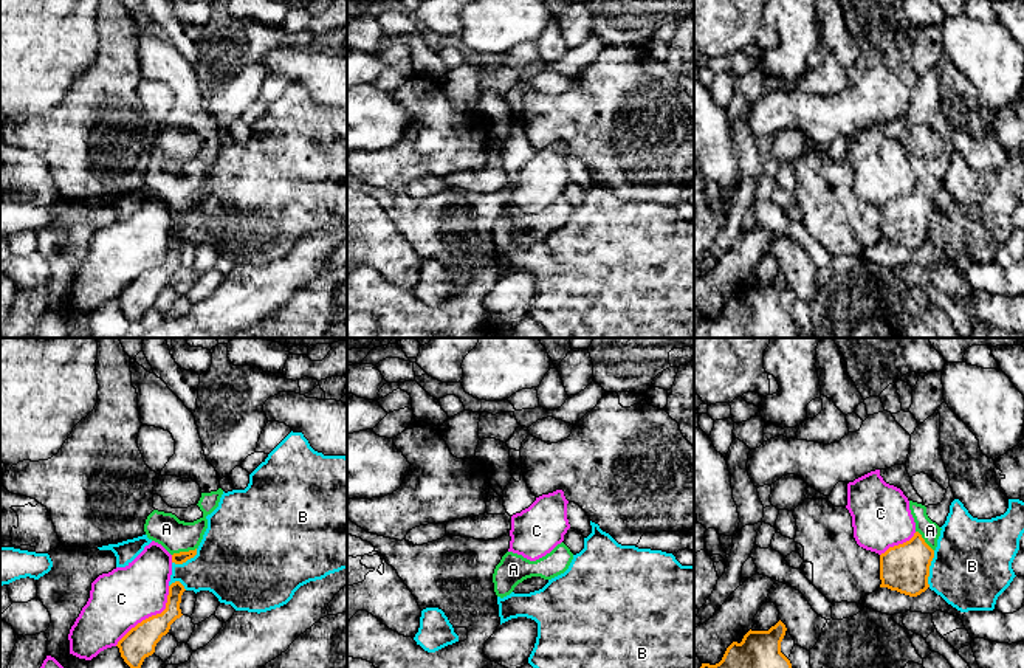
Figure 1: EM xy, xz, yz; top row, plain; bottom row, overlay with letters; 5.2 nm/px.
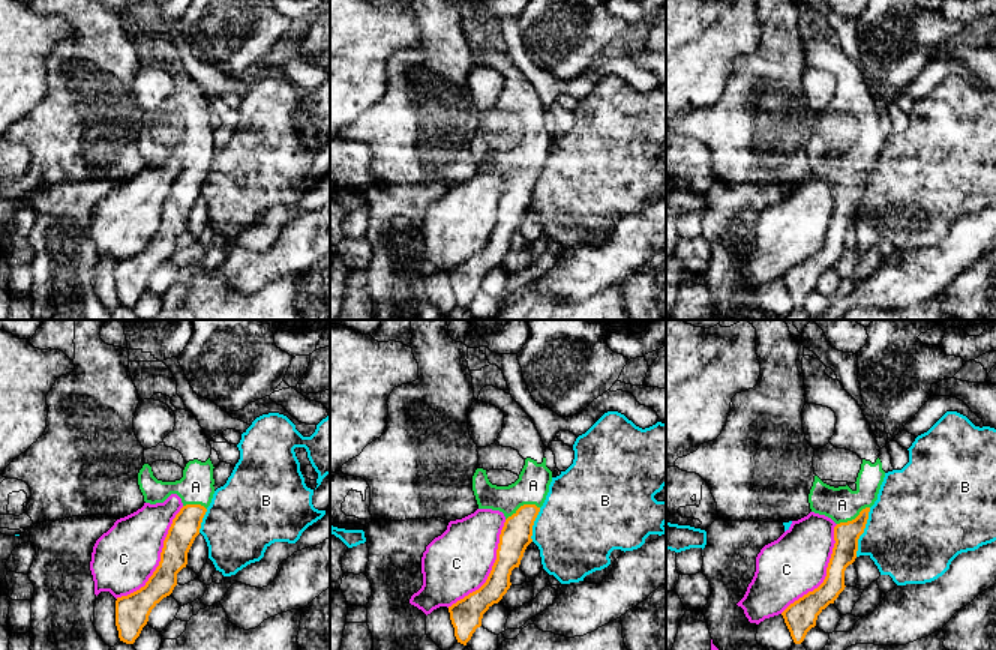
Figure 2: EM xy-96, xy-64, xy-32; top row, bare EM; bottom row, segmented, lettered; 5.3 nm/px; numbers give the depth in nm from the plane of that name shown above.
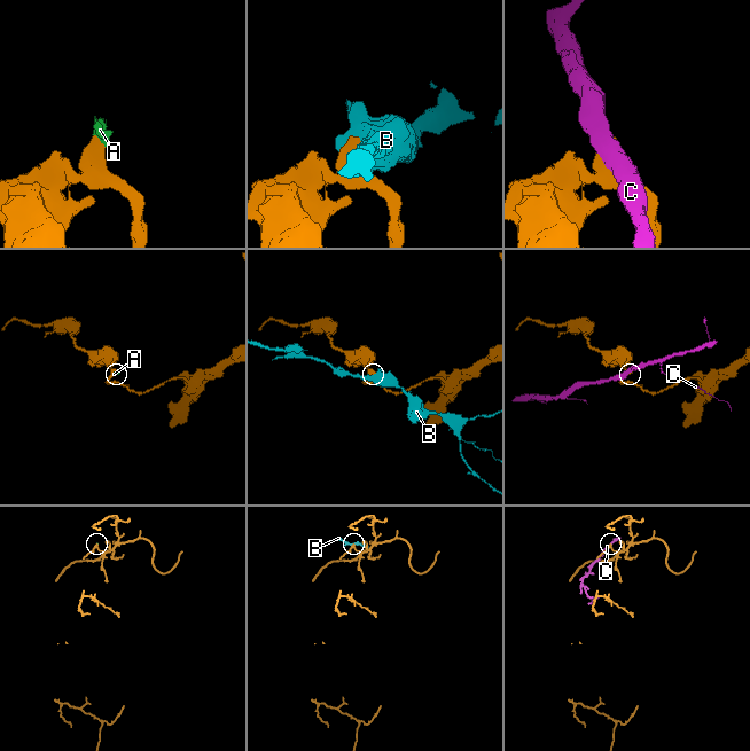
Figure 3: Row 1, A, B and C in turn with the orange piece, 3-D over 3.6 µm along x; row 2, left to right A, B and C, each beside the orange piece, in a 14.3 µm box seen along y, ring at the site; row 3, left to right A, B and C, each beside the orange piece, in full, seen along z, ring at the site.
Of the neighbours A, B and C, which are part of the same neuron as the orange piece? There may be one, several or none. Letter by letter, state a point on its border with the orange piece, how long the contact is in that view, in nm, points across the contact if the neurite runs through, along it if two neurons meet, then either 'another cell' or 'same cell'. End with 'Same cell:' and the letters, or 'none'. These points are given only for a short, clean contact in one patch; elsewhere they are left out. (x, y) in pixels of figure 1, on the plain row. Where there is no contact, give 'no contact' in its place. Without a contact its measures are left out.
A: xy (183, 205) | 130 nm | across xy (178, 211), (183, 205), (182, 197), (166, 182) | same cell
B: yz (928, 222) | 190 nm | along yz (934, 203), (928, 239) | another cell
C: xy (152, 268) | 420 nm | another cell
Same cell: A

